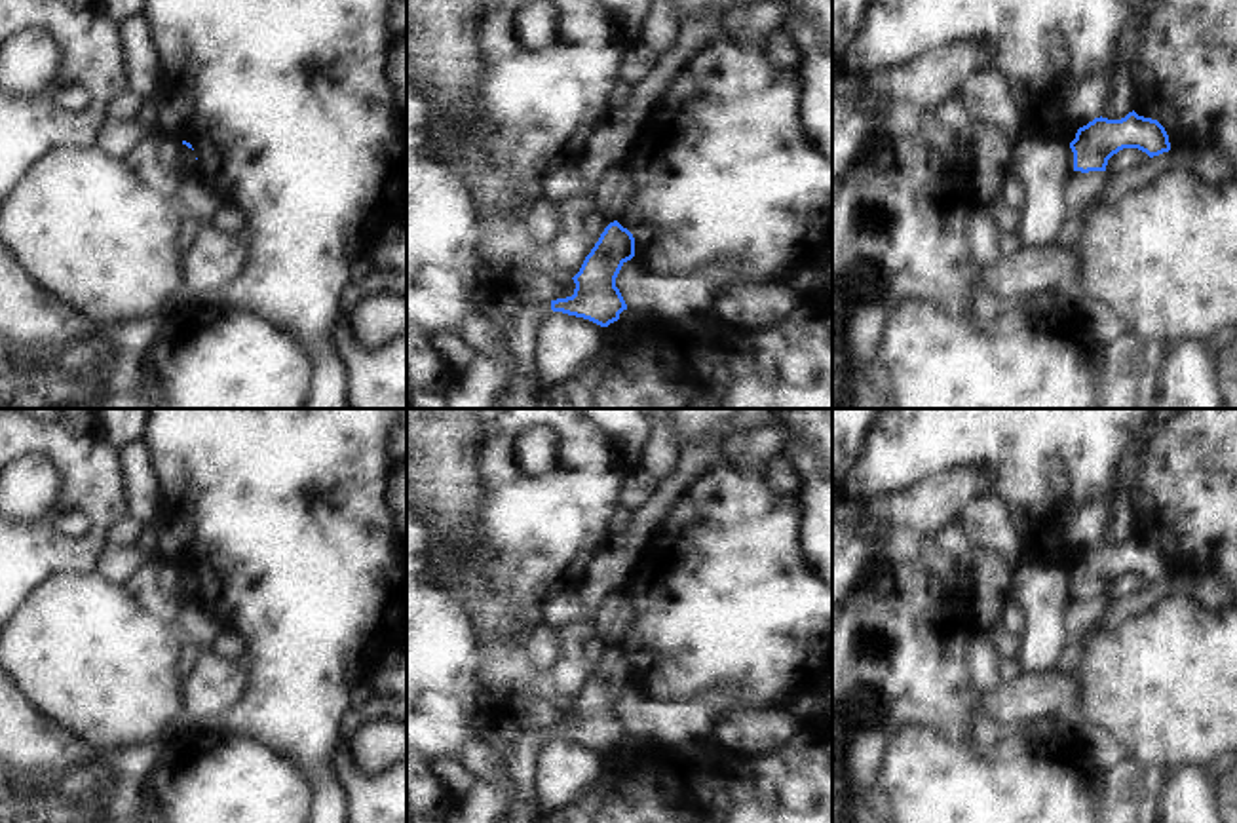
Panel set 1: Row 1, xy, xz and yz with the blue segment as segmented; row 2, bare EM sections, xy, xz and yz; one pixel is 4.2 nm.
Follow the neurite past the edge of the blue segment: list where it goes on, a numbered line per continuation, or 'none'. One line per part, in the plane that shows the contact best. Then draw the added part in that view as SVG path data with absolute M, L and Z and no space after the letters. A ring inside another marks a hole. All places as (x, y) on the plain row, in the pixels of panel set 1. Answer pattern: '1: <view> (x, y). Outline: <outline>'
1: xz (521, 763). Outline: M551 728L523 730L515 747L507 755L505 768L509 779L515 783L515 787L526 800L538 800L534 785L536 758L540 749L549 737L551 737Z

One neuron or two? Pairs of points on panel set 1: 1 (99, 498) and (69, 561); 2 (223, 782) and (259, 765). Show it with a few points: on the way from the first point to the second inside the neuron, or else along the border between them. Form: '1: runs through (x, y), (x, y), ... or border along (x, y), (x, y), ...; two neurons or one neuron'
1: runs through (99, 514), (99, 531), (84, 546); one neuron
2: runs through (232, 782), (242, 782), (249, 774); one neuron

